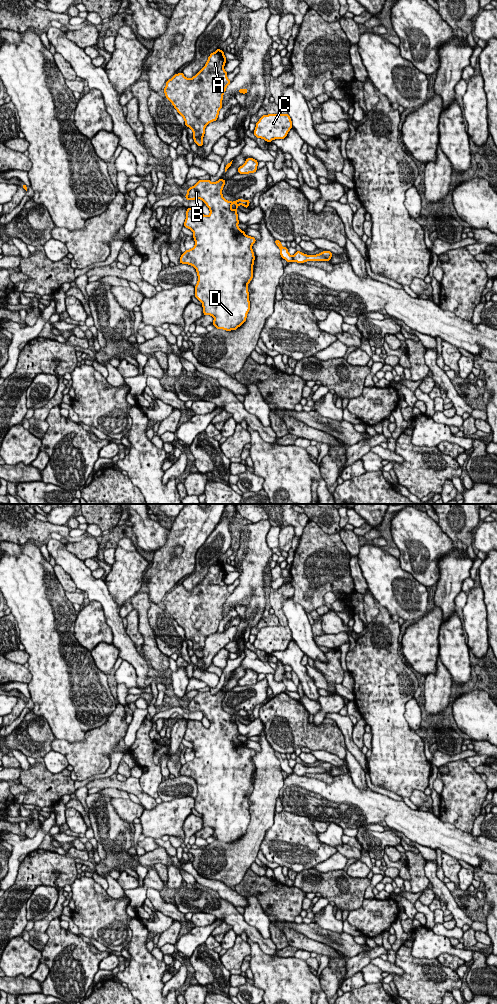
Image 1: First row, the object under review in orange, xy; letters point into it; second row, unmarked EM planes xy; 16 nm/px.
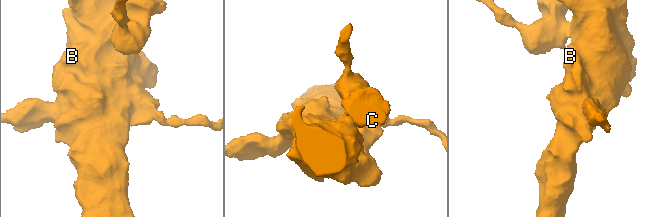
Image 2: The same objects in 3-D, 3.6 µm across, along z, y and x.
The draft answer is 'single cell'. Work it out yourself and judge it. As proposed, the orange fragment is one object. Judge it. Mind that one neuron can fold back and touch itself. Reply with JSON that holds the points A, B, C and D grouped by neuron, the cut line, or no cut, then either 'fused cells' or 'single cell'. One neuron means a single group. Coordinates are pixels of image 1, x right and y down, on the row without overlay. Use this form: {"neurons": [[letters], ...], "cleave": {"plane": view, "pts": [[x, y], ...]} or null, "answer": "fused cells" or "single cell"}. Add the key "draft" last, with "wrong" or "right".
{"neurons": [["A", "B", "C", "D"]], "cleave": null, "answer": "single cell", "draft": "right"}

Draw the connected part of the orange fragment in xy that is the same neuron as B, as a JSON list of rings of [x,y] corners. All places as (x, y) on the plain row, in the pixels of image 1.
[[[219,691],[212,695],[209,692],[199,692],[187,702],[187,712],[201,711],[210,722],[208,728],[201,722],[187,720],[184,739],[193,743],[195,758],[186,762],[180,769],[181,776],[192,777],[198,788],[195,809],[202,815],[203,827],[214,829],[212,837],[216,841],[226,843],[236,842],[247,830],[250,822],[248,796],[253,790],[254,764],[252,757],[256,751],[247,748],[237,737],[237,721],[239,717],[248,720],[250,712],[228,713],[222,707],[226,692]]]

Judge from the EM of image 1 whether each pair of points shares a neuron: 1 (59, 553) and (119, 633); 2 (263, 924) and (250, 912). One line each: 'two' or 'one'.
1: one
2: one

